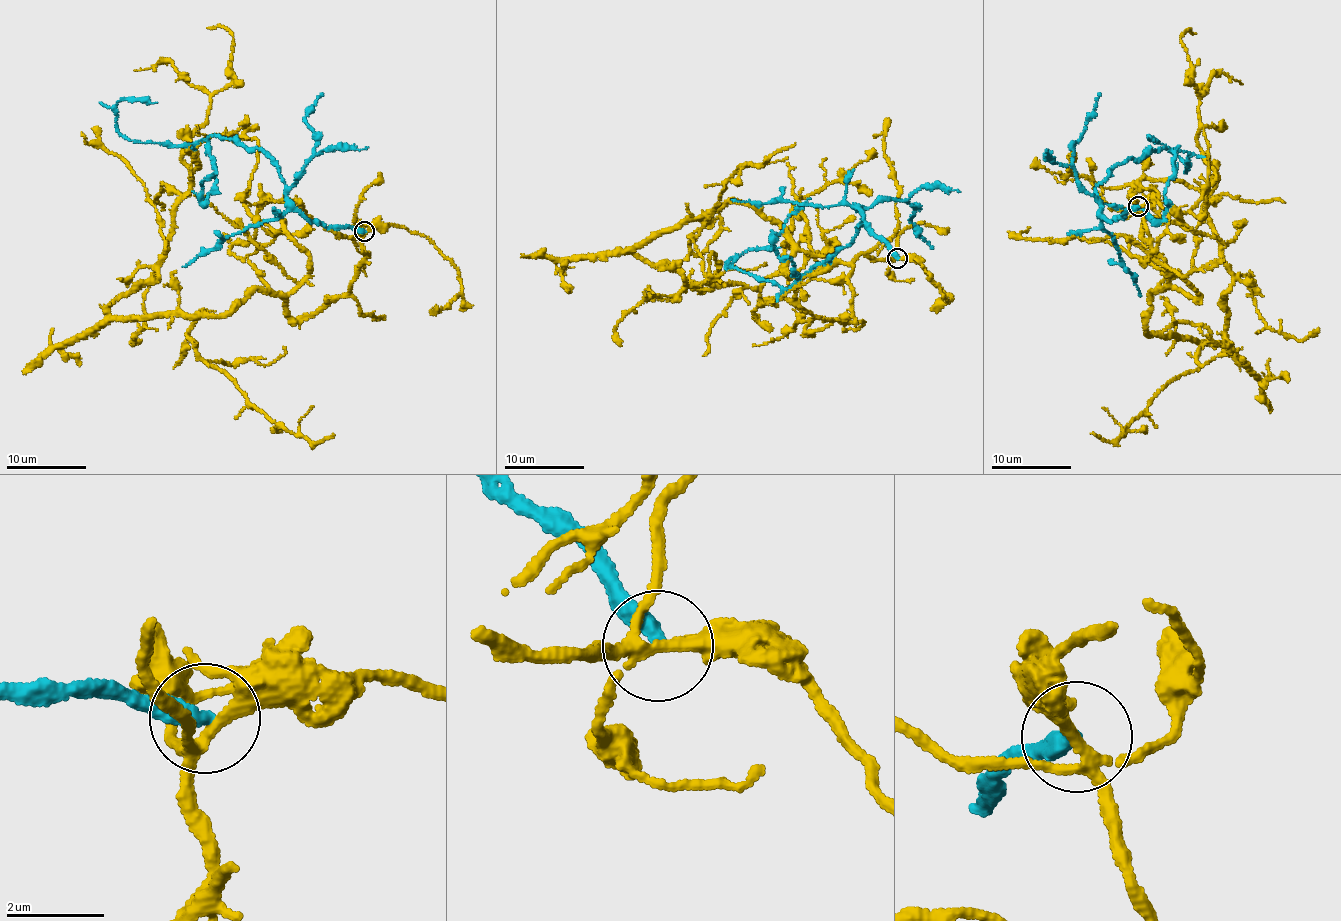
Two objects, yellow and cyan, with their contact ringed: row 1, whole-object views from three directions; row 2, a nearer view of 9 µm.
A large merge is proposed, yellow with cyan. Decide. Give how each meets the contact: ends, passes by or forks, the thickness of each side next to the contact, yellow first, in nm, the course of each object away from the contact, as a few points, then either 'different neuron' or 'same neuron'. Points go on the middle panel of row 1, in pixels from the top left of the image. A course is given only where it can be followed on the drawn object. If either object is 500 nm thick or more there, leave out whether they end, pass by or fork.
yellow forks | cyan ends | 240/400 nm | yellow via (897, 258), (788, 275), (790, 236), (737, 200), (629, 251), (694, 287), (865, 321), (842, 332) | cyan via (897, 258), (857, 208), (863, 209), (849, 245), (837, 247), (786, 287), (726, 266), (745, 252), (780, 247) | different neuron

